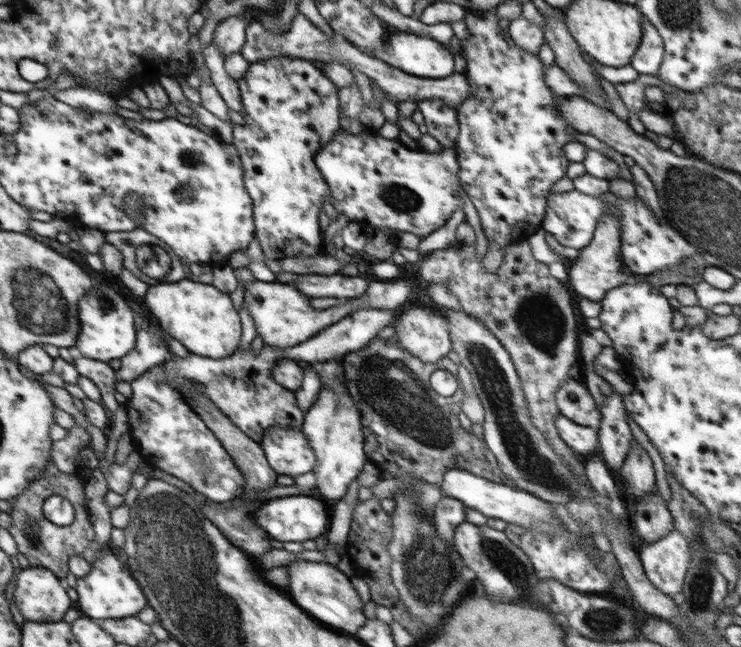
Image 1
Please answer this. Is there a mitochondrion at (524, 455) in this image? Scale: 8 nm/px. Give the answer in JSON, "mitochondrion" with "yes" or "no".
{"mitochondrion":"yes"}

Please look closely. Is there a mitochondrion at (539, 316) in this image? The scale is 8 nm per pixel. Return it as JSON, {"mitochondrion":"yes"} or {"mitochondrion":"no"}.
{"mitochondrion":"yes"}

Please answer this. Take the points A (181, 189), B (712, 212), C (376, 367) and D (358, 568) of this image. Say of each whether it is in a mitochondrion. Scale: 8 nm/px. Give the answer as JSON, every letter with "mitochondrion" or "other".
{"A":"mitochondrion","B":"mitochondrion","C":"mitochondrion","D":"other"}

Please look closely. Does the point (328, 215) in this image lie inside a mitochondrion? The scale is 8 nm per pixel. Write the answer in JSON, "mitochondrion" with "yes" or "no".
{"mitochondrion":"no"}

